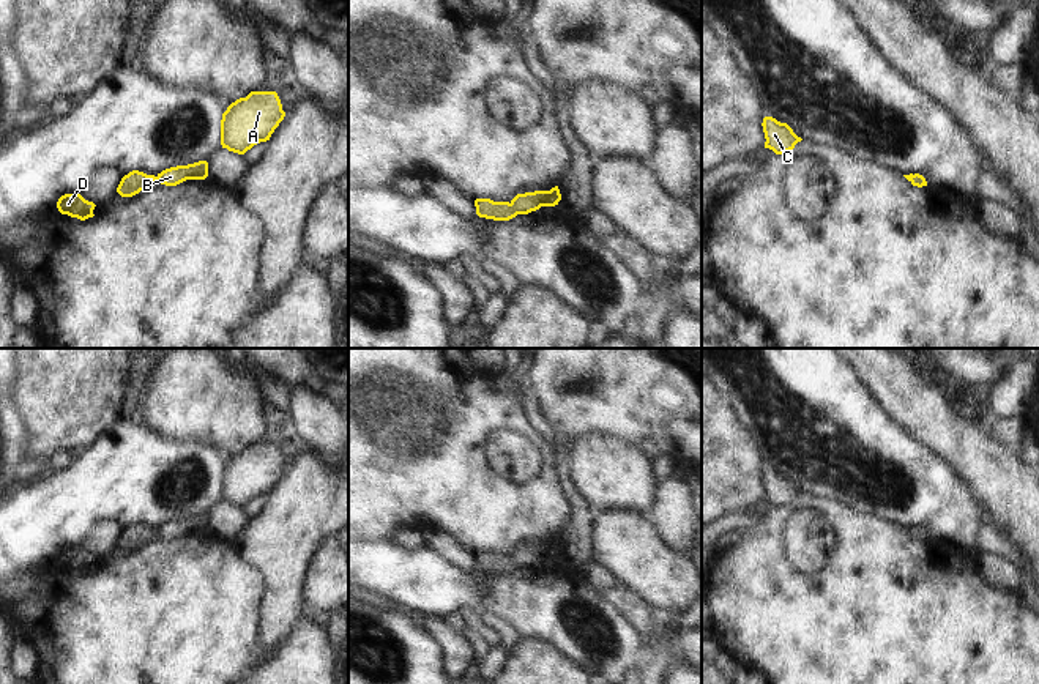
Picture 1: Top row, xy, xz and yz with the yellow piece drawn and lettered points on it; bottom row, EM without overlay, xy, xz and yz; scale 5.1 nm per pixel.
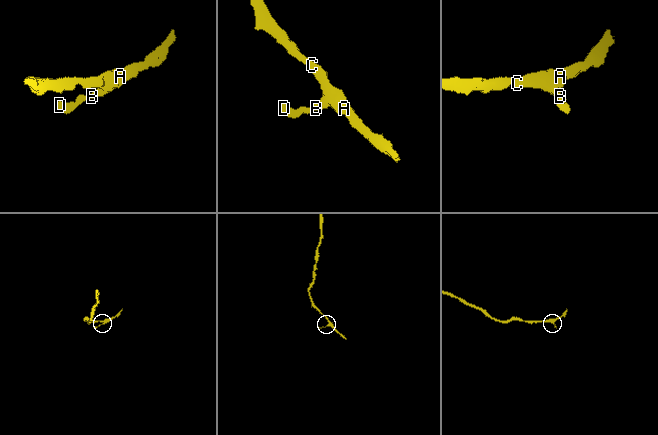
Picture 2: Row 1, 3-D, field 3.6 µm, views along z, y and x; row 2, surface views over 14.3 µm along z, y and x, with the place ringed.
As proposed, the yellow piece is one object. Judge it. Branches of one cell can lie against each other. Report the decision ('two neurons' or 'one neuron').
one neuron

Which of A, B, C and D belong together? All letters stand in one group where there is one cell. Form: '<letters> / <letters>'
A B C D

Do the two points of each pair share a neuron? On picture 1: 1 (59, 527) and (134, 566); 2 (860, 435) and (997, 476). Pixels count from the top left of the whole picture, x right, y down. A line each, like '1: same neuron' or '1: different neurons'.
1: different neurons
2: different neurons

